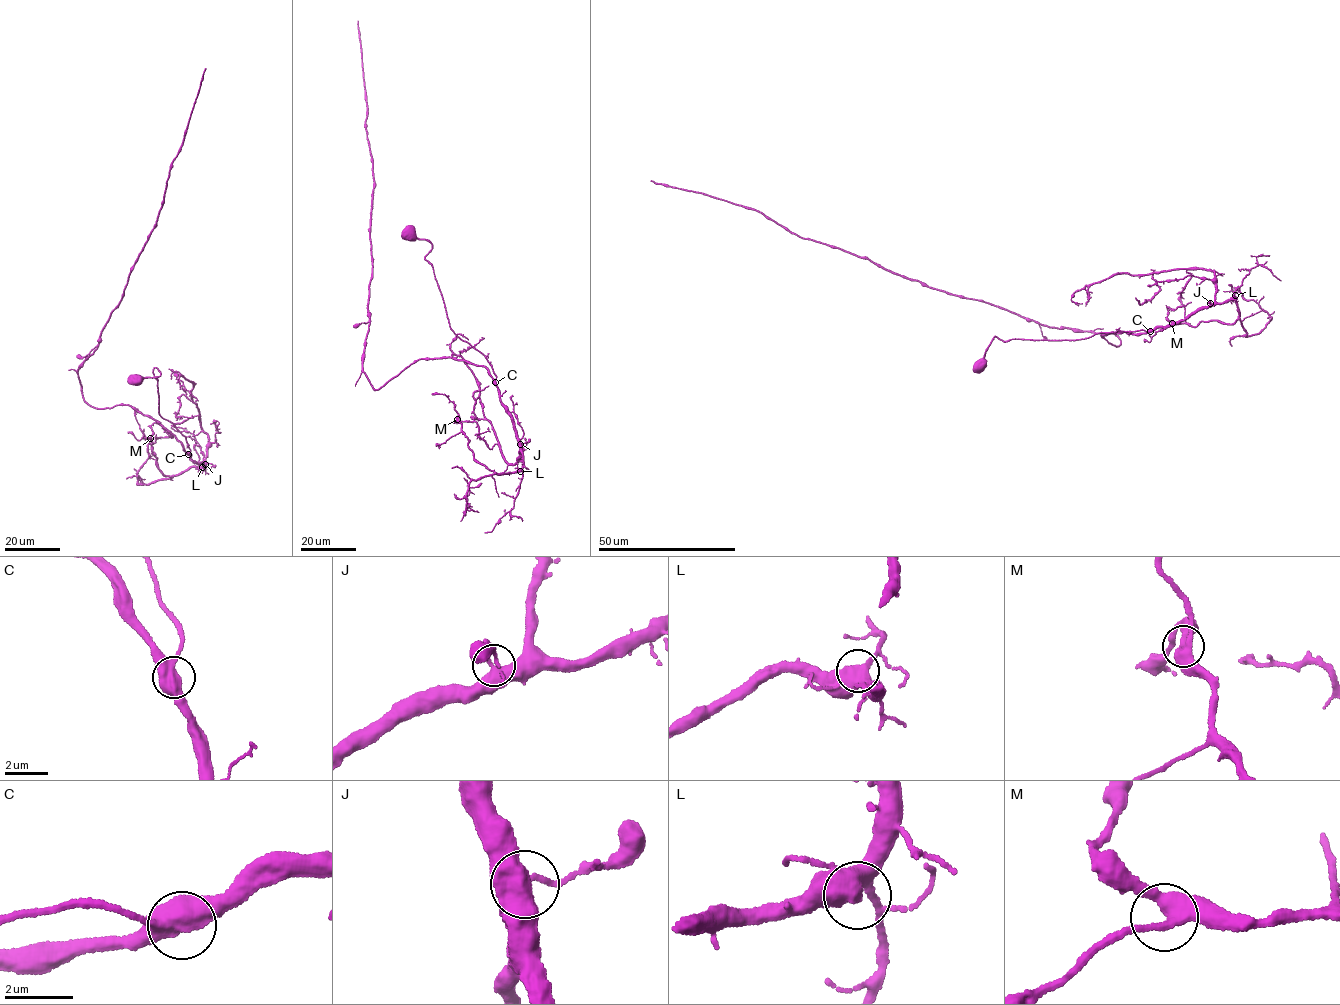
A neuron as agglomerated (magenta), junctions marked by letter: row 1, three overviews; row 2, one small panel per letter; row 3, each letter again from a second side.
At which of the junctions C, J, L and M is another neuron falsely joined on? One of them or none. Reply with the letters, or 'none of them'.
none of them

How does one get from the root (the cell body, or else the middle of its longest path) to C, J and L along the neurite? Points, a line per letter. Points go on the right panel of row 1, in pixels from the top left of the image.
C: (981, 363), (984, 364), (986, 348), (995, 336), (1007, 341), (1073, 340), (1098, 332), (1149, 331)
J: (981, 363), (995, 336), (1007, 341), (1073, 340), (1098, 332), (1152, 331), (1180, 322), (1210, 303)
L: (981, 363), (995, 336), (1007, 341), (1073, 340), (1098, 332), (1152, 331), (1176, 324), (1235, 295)

